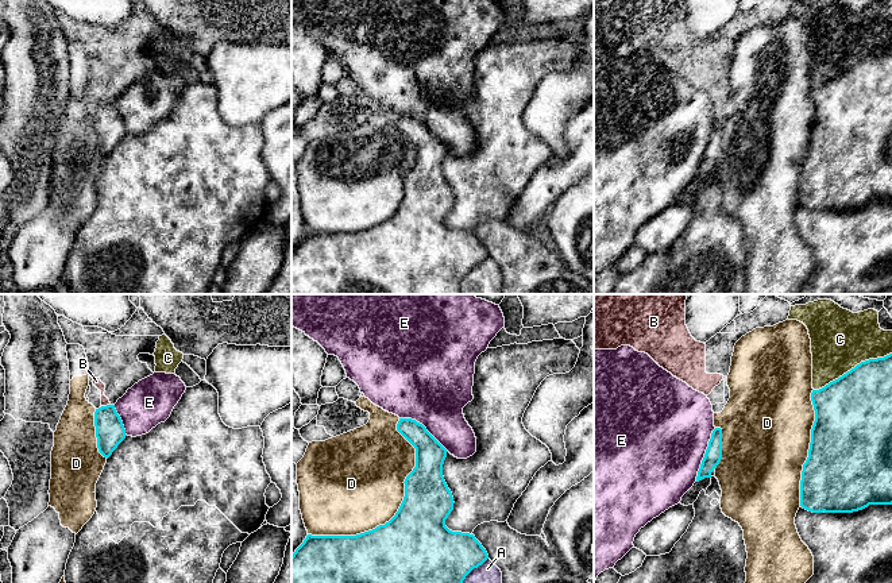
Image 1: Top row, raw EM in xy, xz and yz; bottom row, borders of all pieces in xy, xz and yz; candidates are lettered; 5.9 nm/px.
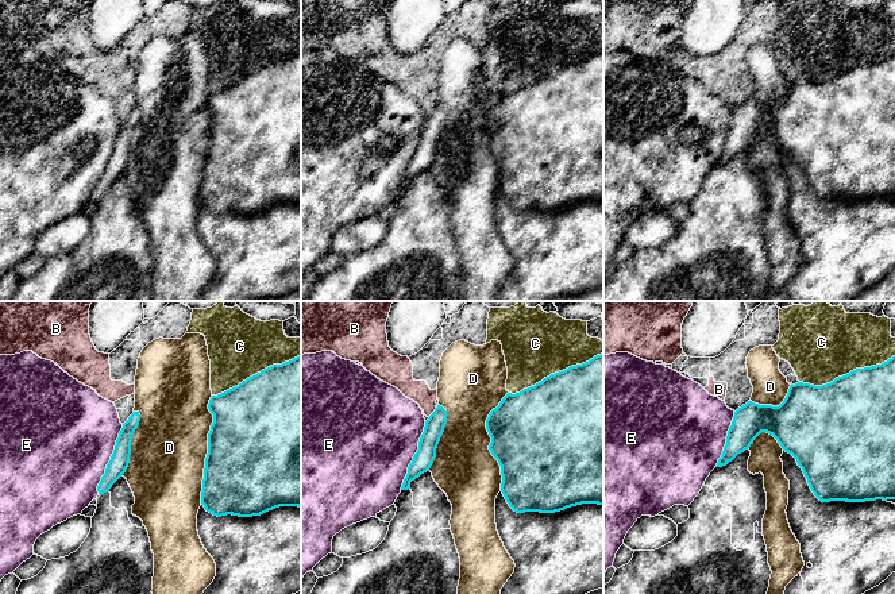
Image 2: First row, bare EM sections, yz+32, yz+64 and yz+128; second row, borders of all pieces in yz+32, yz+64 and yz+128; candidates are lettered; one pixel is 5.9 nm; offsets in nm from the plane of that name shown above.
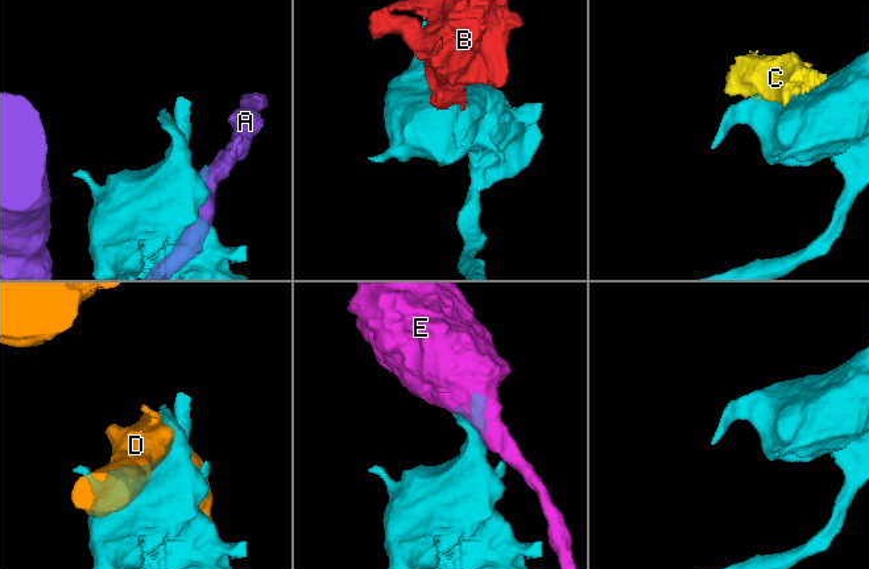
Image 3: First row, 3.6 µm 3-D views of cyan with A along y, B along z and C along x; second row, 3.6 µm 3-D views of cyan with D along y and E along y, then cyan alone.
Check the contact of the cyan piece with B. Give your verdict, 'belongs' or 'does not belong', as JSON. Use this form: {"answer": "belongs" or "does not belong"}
{"answer": "does not belong"}

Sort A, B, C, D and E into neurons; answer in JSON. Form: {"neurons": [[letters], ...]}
{"neurons": [["A"], ["B"], ["C"], ["D"], ["E"]]}

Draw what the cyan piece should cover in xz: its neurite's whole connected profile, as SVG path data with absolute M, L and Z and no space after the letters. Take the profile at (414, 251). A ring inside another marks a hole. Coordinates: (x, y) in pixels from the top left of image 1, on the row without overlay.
M399 116L397 128L416 146L416 165L405 177L405 194L395 213L372 228L356 233L312 233L291 252L291 294L462 294L466 274L489 252L474 232L452 229L445 217L453 194L443 174L447 147L412 116Z

